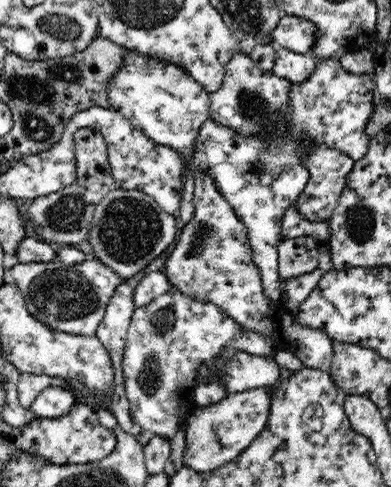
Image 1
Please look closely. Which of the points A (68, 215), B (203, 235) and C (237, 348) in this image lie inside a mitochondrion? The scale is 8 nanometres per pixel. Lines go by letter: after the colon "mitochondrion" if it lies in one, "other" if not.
A: mitochondrion
B: mitochondrion
C: other

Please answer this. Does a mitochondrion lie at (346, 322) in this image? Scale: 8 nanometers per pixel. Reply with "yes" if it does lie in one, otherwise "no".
no

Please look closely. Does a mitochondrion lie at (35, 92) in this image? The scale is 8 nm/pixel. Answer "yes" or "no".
yes

